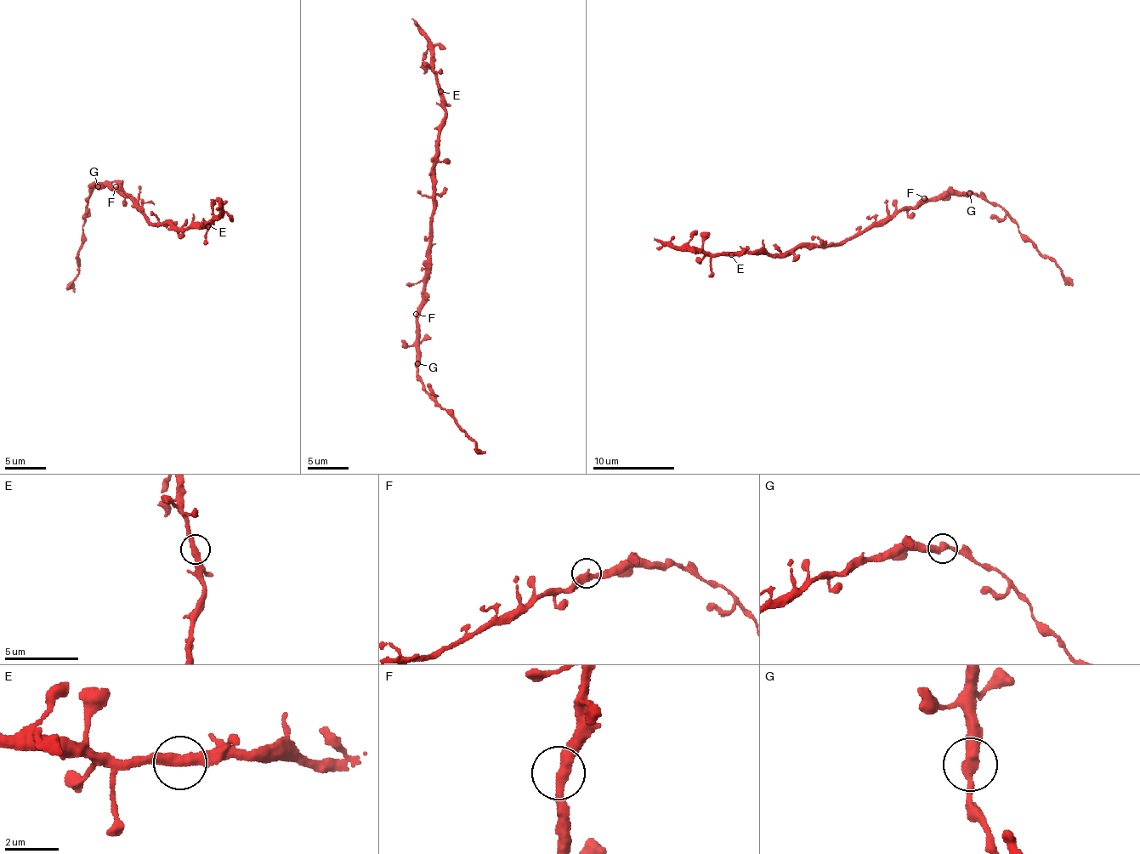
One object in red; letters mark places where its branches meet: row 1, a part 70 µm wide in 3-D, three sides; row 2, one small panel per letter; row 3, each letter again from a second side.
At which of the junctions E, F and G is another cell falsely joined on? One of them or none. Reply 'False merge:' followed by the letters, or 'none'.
False merge: G

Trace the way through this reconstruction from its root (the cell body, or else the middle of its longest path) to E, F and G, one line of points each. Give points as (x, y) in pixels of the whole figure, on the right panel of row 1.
E: (876, 222), (836, 244), (800, 242), (779, 255), (740, 250), (731, 254)
F: (876, 222), (887, 223), (896, 213), (915, 207), (924, 198)
G: (876, 222), (887, 223), (903, 210), (908, 210), (951, 194), (970, 193)

